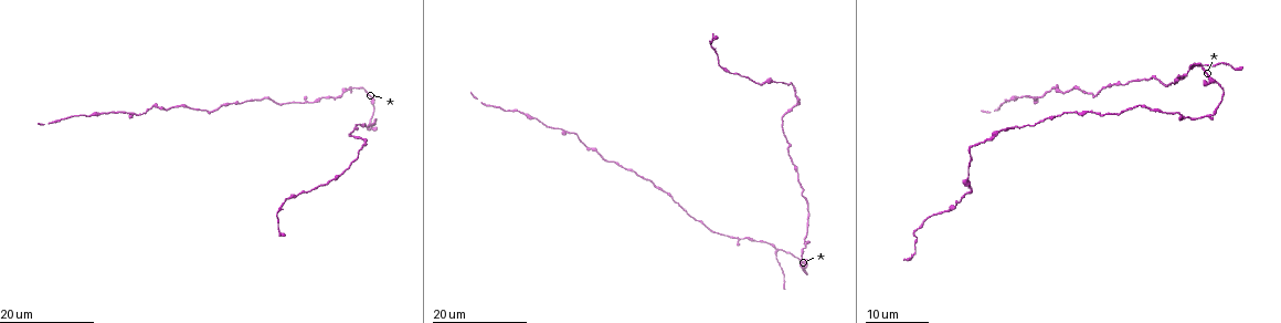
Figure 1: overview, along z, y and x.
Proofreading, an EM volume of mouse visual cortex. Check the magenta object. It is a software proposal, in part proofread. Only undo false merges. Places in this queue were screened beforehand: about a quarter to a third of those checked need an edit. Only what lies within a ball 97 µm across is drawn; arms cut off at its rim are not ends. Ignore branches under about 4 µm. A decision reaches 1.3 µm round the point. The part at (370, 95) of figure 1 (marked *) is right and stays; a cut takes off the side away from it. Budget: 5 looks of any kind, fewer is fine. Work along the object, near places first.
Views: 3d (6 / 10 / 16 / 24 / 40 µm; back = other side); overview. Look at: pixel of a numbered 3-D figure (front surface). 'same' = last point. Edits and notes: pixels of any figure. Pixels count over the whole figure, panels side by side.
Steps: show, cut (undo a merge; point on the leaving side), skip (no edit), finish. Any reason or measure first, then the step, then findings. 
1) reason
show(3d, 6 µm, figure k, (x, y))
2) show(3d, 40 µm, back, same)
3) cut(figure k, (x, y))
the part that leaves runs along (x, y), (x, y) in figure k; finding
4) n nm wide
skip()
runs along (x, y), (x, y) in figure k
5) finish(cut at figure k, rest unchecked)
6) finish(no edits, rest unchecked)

a fork
show(3d, 24 µm, figure 1, (774, 251))

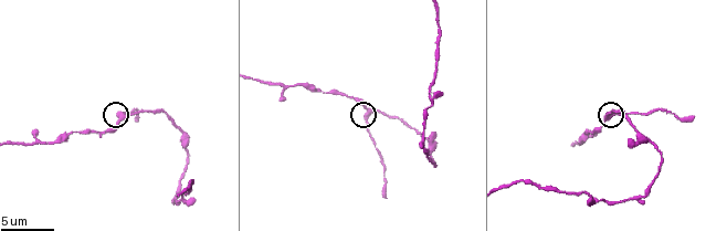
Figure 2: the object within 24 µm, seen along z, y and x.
zoom in
show(3d, 6 µm, figure 2, (367, 113))

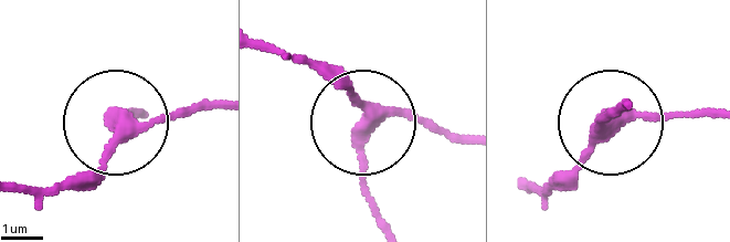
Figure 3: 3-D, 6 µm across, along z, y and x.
300 nm wide
skip()
runs along (465, 144), (391, 112), (370, 115), (359, 186), (377, 224) in figure 3; all the same neuron

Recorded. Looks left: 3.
sudden change in width
show(3d, 16 µm, figure 1, (208, 110))

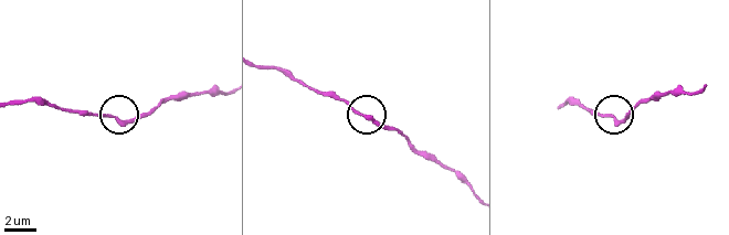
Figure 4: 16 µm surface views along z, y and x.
show(3d, 10 µm, figure 4, (365, 118))

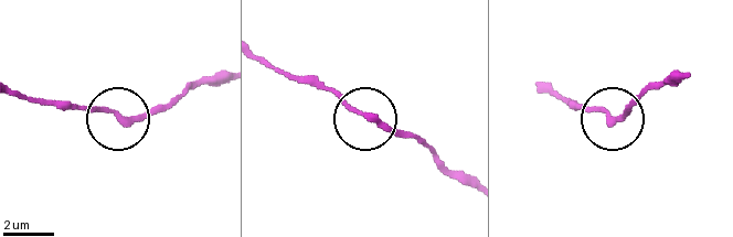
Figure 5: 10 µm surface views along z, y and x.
skip()
runs along (684, 74), (664, 78), (615, 119), (570, 106) in figure 5; one neuron here

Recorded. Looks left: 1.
finish(no edits, rest unchecked)

